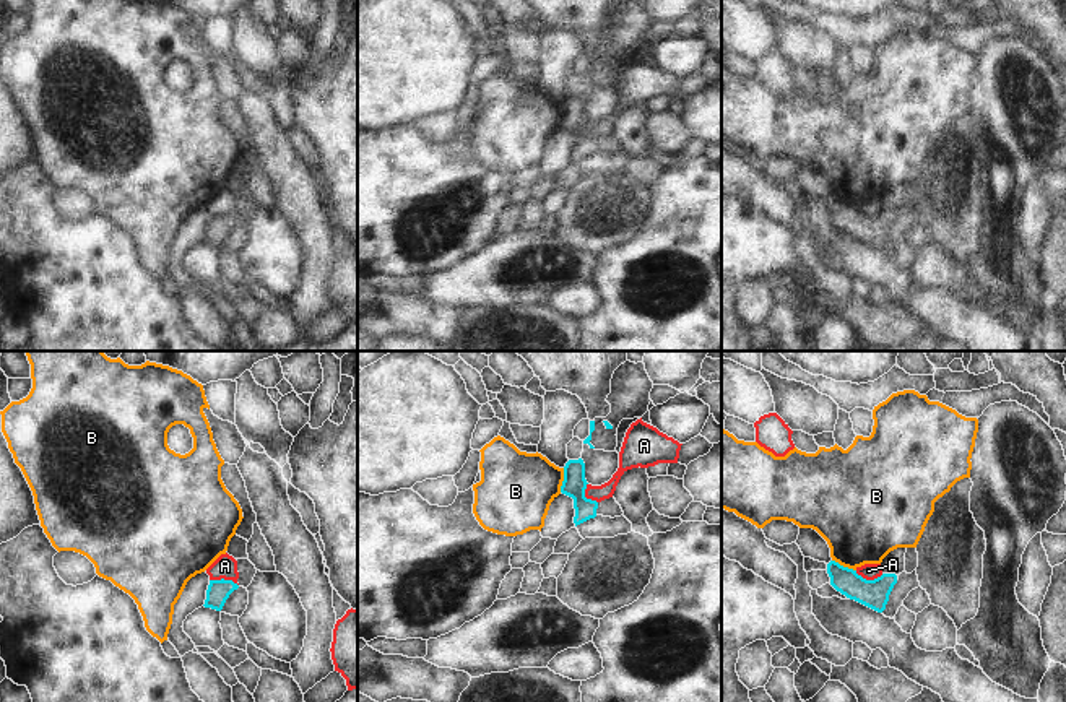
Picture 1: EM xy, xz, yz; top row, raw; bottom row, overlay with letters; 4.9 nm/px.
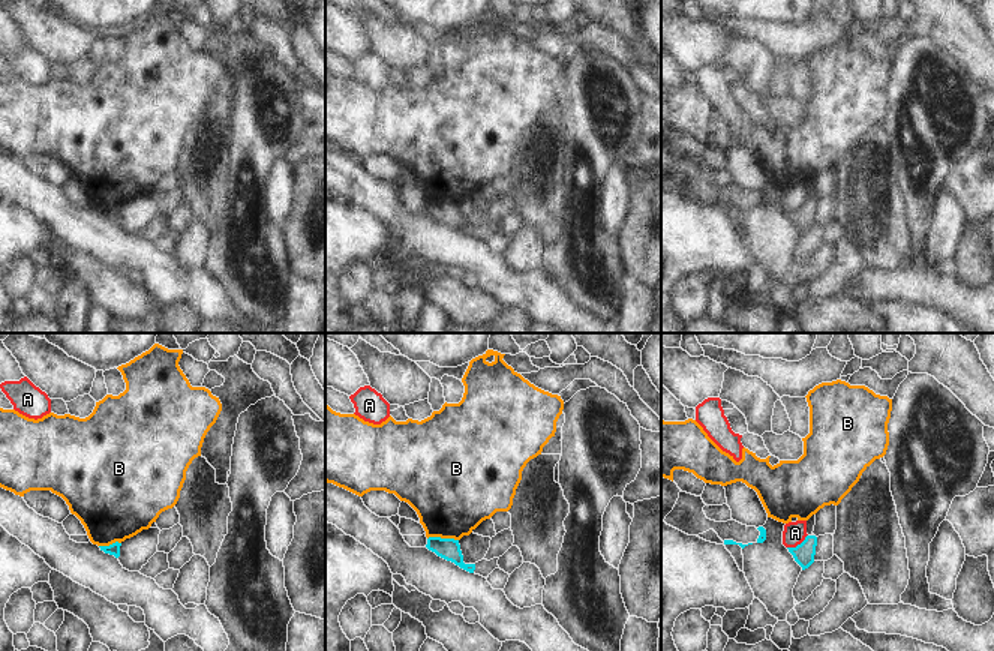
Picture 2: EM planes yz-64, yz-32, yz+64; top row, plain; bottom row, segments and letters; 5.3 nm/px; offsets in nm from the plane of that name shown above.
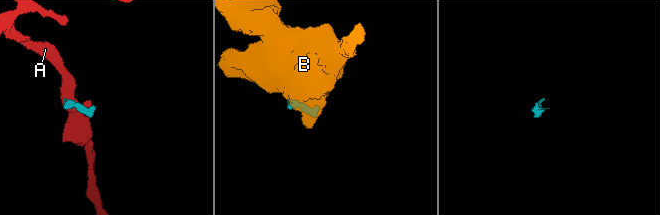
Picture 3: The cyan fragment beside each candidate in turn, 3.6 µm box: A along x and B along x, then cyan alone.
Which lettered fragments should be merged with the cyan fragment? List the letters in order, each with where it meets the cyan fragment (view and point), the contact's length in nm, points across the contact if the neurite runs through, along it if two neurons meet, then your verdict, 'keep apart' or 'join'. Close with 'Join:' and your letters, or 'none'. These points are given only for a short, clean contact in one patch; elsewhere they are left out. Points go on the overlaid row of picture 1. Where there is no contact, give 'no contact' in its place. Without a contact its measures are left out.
A: meets cyan in xy at (223, 579); contact 150 nm long; border along xy (210, 579), (231, 579), (238, 585); keep apart
B: meets cyan in xz at (564, 480); contact 120 nm long; border along xz (564, 468), (559, 491); keep apart
Join: none

